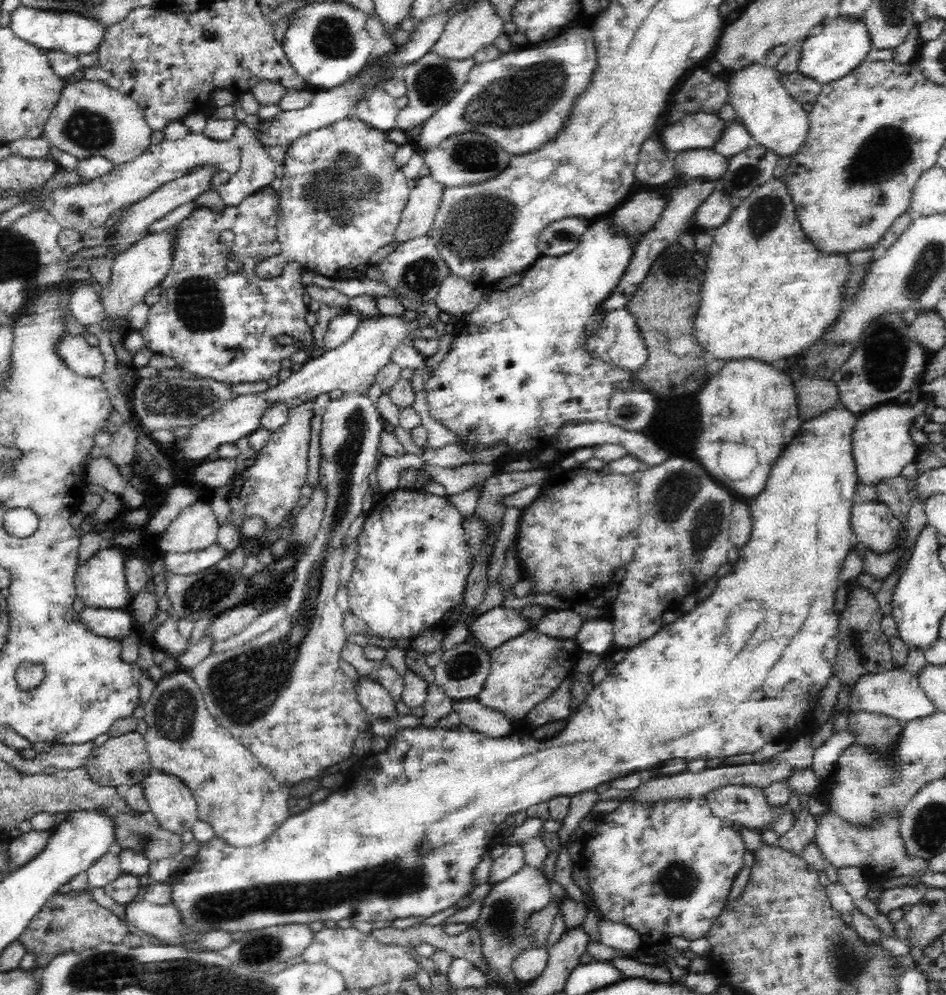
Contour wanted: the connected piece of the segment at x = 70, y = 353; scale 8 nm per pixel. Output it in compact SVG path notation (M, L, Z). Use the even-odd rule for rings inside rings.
M67 334L57 348L66 366L78 376L94 377L96 380L104 370L105 360L98 346L86 343L82 336Z

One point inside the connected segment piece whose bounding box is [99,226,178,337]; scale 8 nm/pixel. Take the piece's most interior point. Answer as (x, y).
(138, 269)

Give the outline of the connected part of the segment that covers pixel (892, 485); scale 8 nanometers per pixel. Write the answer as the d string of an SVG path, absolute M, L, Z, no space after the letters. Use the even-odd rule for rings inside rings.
M901 474L888 480L882 480L874 484L877 500L883 502L896 518L906 521L908 510L913 499L908 491L907 478Z

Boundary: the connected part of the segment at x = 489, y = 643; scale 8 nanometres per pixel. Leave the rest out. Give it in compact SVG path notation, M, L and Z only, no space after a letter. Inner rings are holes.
M494 607L477 616L468 626L468 636L475 638L488 652L507 640L534 629L534 622L526 621L521 611Z

